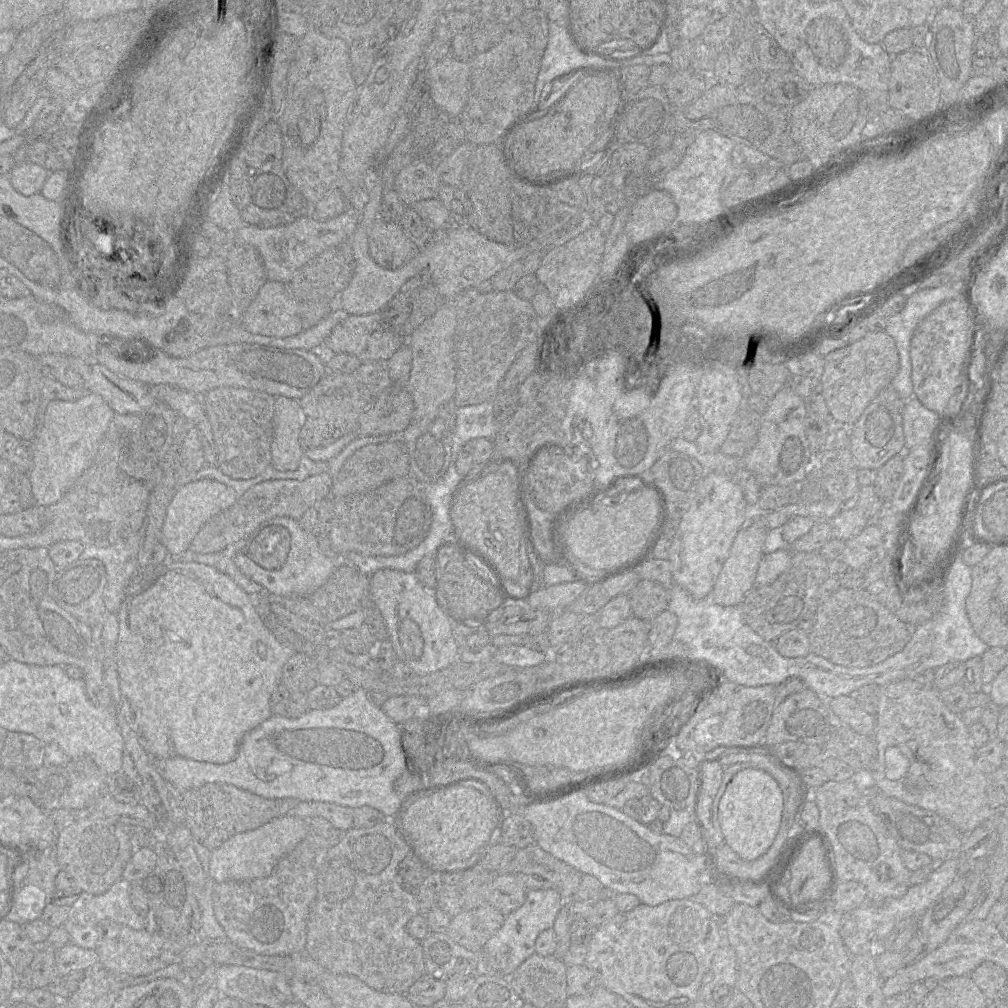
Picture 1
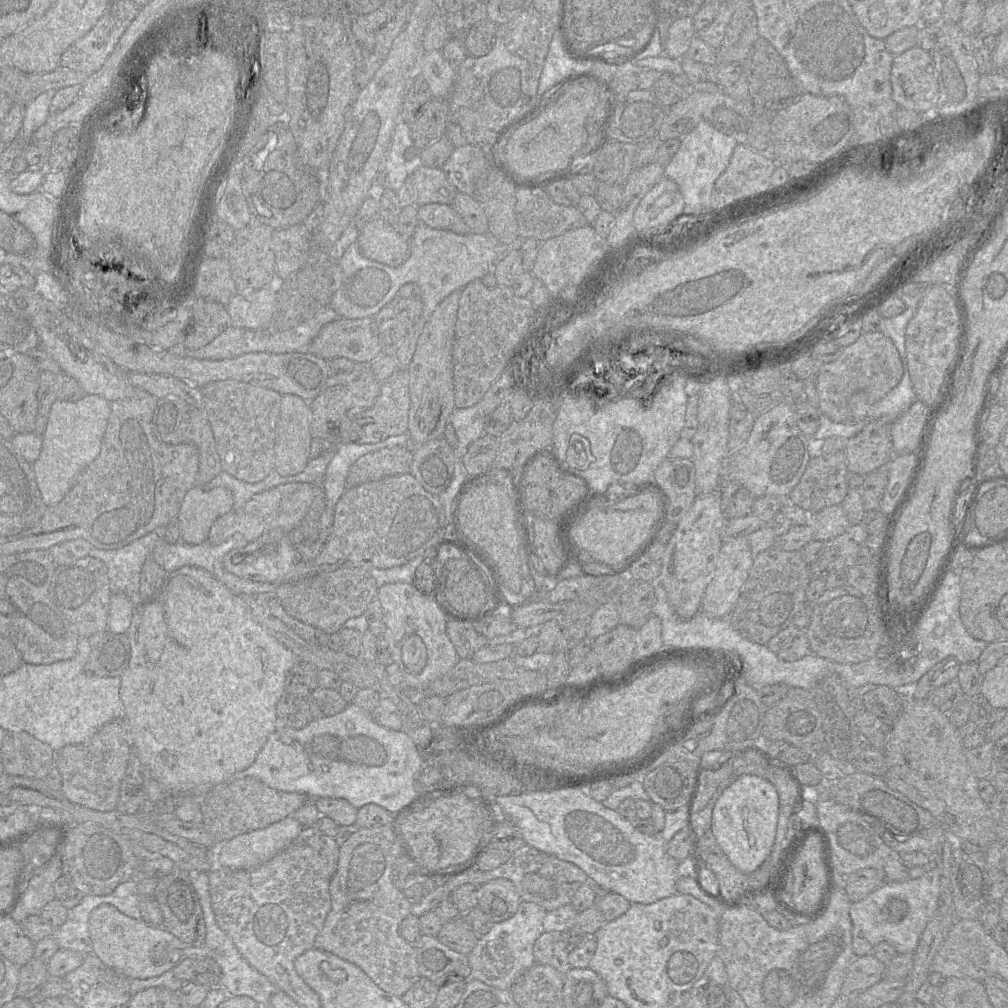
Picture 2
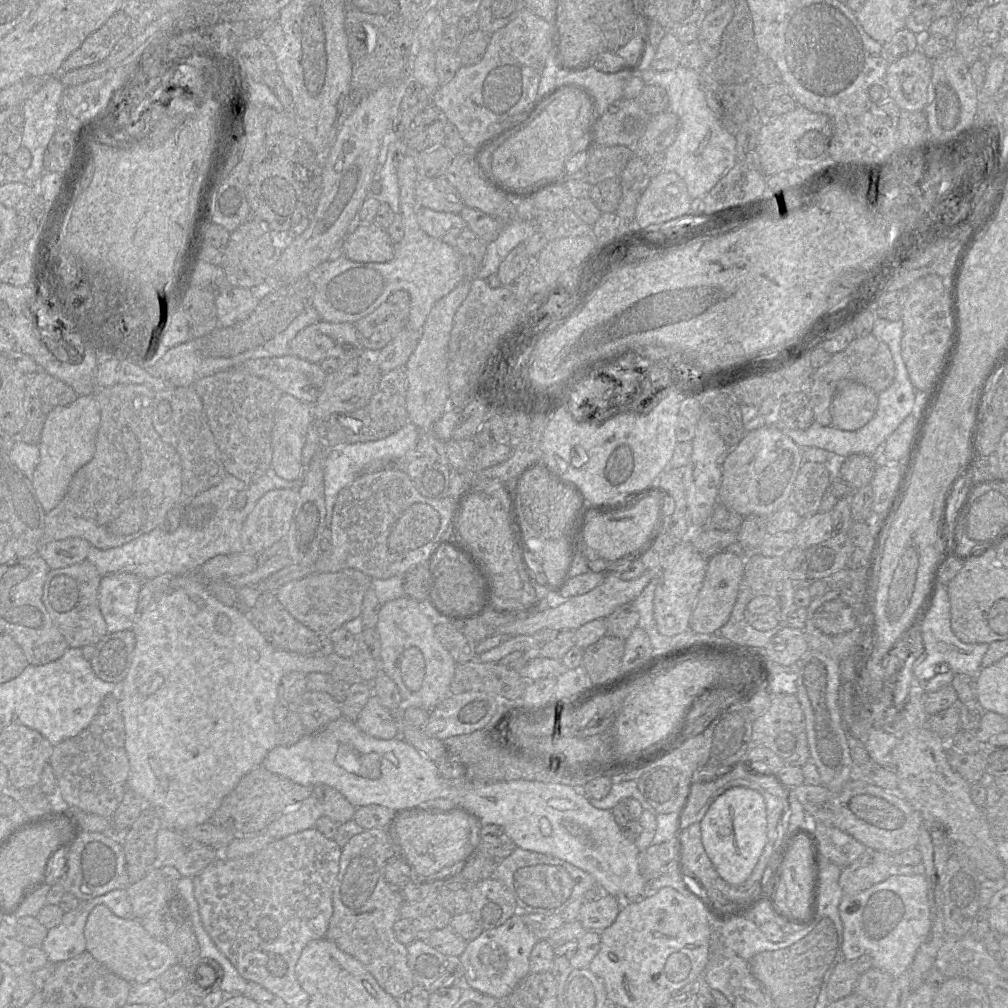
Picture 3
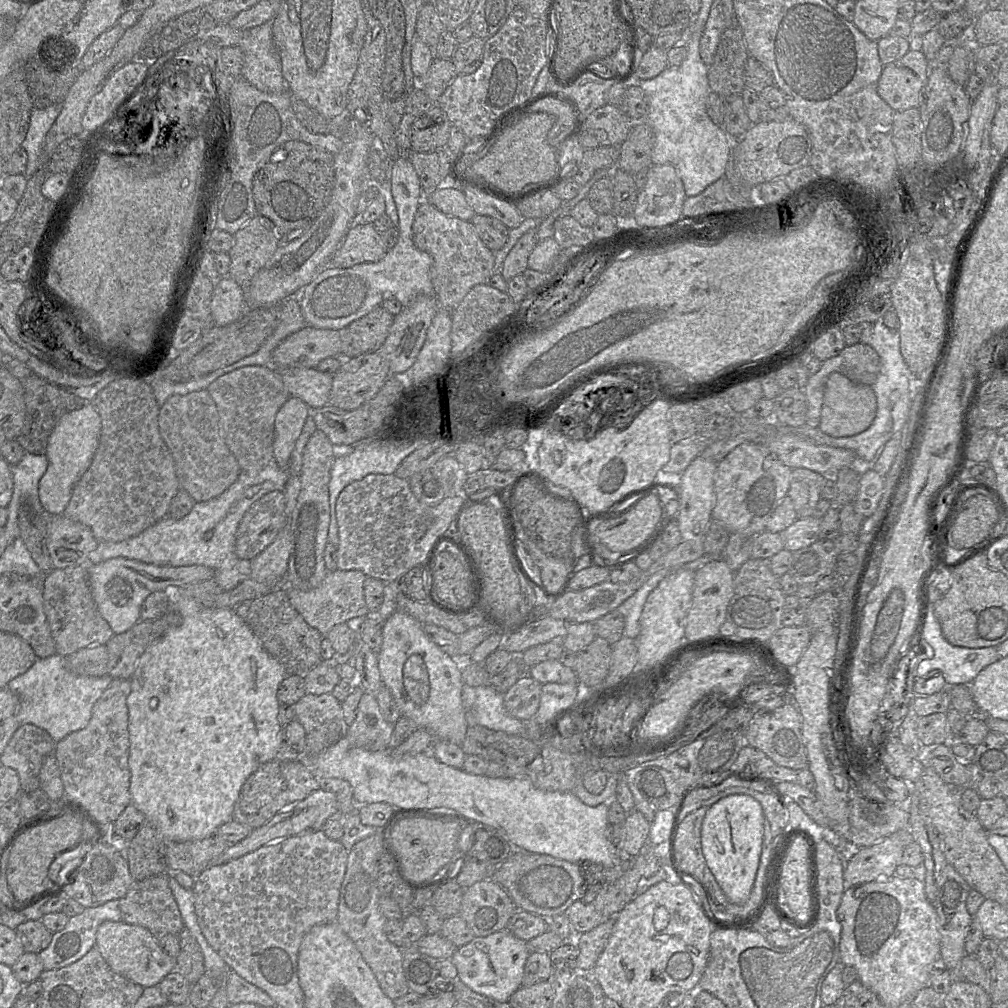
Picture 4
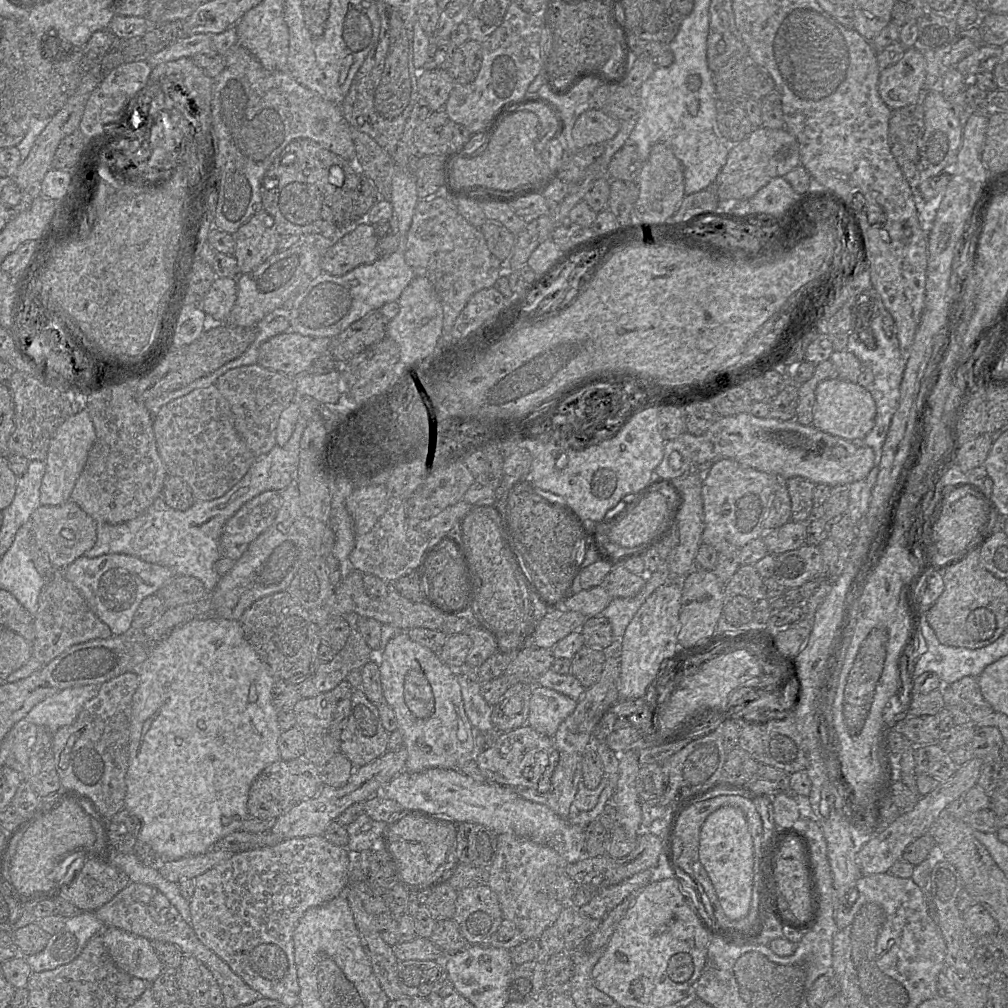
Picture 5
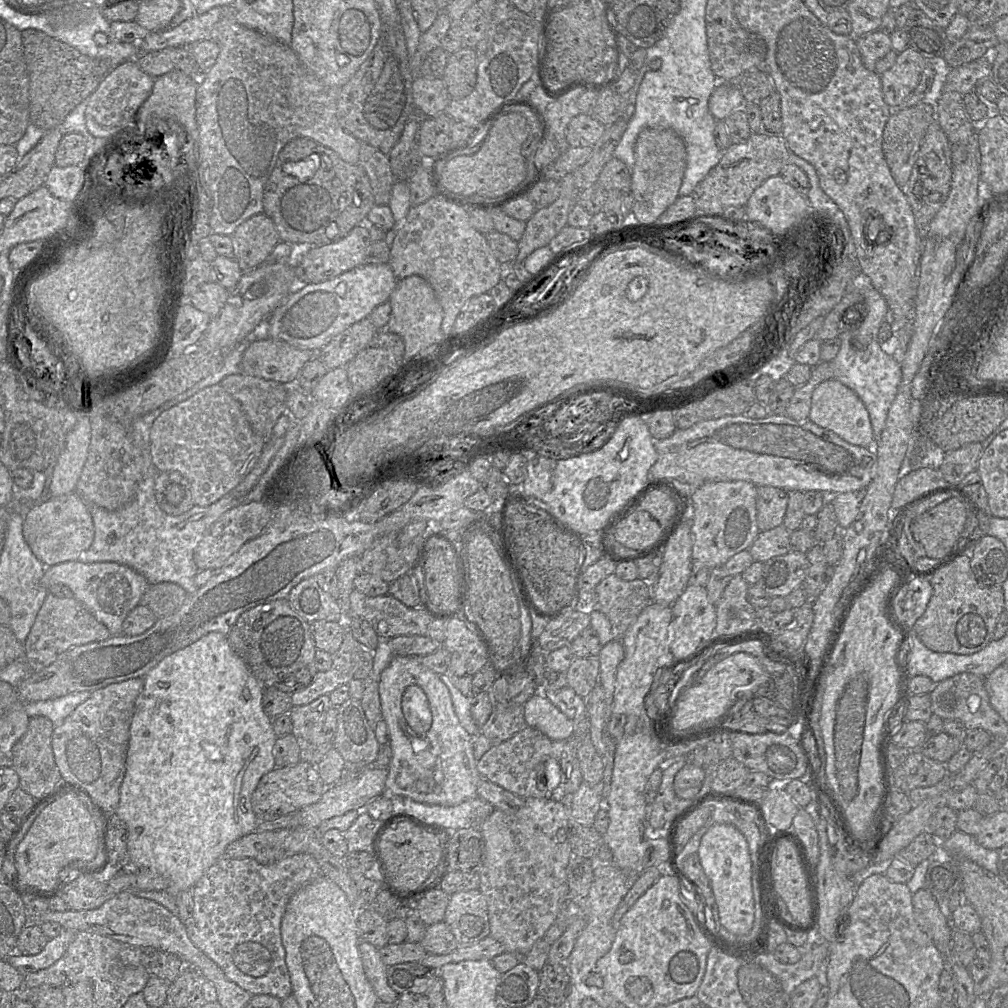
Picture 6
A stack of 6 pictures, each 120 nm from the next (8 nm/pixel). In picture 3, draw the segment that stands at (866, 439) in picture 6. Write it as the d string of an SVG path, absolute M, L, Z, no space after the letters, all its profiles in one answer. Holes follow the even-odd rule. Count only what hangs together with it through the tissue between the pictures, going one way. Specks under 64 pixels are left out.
M839 380L830 404L831 426L845 431L860 429L873 417L877 397L877 393L861 383Z

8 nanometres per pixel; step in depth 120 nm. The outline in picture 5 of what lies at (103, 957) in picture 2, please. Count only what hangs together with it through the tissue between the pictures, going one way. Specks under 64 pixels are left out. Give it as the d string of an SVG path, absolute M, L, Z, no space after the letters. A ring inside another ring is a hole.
M105 927L103 945L122 971L152 983L164 970L151 941L116 927Z

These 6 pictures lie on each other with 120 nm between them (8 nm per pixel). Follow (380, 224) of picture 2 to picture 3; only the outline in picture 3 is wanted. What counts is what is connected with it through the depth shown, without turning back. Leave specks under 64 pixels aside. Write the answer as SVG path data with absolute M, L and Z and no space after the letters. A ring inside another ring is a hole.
M362 224L342 242L342 254L354 262L384 263L394 256L395 244L387 229L377 224Z

